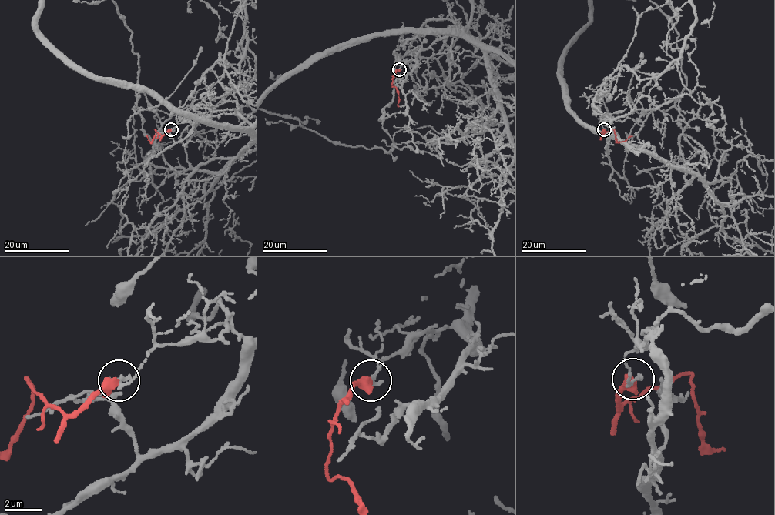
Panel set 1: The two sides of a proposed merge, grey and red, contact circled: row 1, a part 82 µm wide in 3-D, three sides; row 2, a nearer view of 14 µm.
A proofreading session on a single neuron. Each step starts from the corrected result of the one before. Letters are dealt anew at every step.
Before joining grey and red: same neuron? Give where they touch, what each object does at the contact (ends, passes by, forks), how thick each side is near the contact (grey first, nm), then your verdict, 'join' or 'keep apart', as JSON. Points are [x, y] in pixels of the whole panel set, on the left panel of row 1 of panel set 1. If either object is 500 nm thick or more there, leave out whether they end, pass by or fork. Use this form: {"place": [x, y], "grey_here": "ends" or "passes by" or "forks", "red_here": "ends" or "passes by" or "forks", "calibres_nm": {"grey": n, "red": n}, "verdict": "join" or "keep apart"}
{"place": [171, 129], "calibres_nm": {"grey": 240, "red": 550}, "verdict": "keep apart"}

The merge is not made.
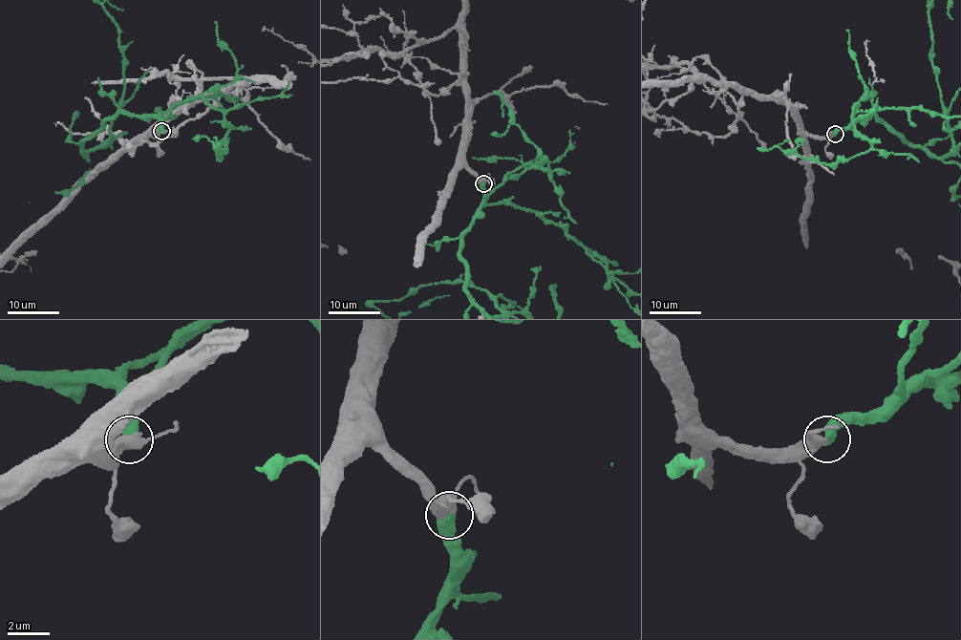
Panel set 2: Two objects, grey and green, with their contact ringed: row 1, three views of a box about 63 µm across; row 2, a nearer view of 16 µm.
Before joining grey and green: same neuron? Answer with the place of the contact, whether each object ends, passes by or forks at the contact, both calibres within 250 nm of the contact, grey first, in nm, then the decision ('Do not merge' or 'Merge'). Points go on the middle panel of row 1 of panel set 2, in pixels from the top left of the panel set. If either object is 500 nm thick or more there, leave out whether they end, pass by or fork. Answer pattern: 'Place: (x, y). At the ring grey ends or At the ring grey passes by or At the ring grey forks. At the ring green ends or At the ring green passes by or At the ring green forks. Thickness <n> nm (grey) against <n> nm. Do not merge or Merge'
Place: (483, 183). Thickness 480 nm (grey) against 600 nm. Merge

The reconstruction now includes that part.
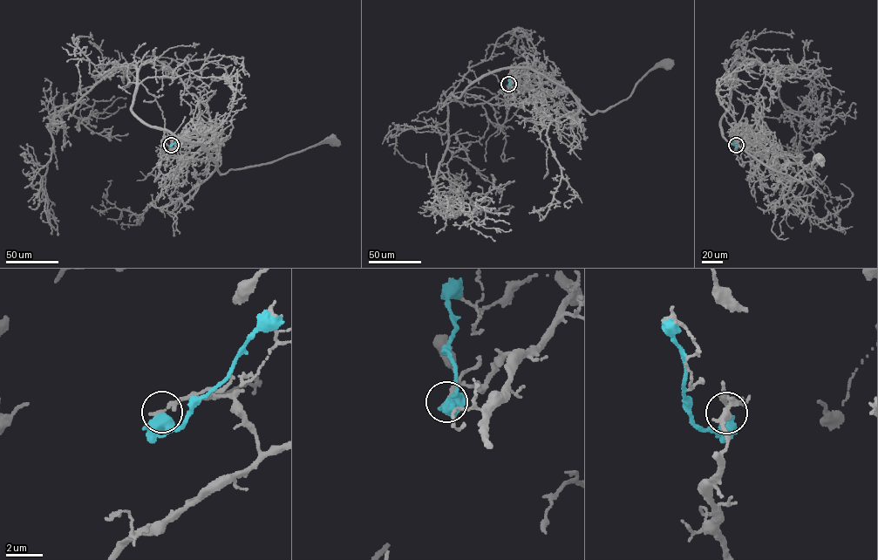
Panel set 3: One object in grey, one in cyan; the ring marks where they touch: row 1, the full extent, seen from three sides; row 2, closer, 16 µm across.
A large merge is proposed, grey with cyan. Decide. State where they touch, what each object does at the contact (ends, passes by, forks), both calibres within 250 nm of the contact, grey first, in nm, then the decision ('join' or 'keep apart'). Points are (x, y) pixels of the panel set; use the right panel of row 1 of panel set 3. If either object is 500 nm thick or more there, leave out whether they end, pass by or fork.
at (736, 145); grey ends there; cyan forks there; 190 nm thick on the grey side, 400 nm on the other; keep apart

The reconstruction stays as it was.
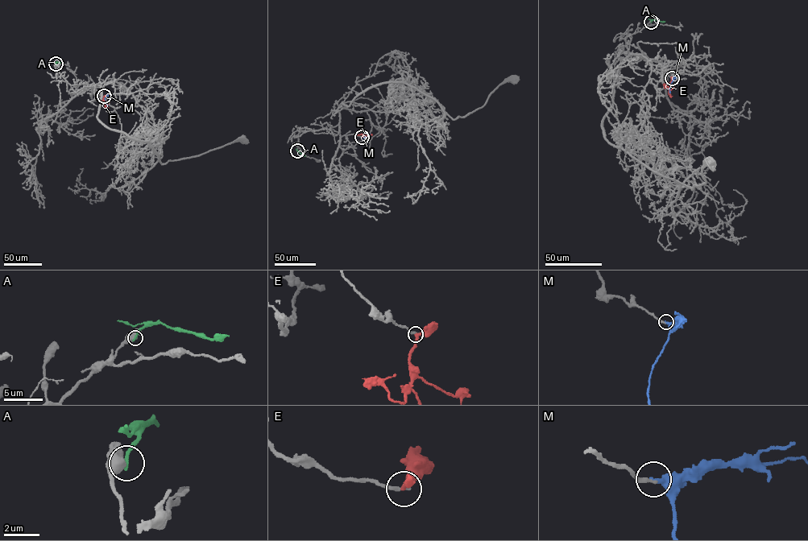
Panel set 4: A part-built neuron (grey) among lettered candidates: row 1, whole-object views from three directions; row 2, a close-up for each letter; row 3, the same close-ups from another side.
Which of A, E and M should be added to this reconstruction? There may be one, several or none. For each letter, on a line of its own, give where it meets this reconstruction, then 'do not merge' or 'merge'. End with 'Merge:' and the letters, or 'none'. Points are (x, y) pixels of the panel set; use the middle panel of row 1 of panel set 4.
A: meets grey at (297, 150); do not merge
E: meets grey at (362, 137); do not merge
M: meets grey at (362, 137); merge
Merge: M

